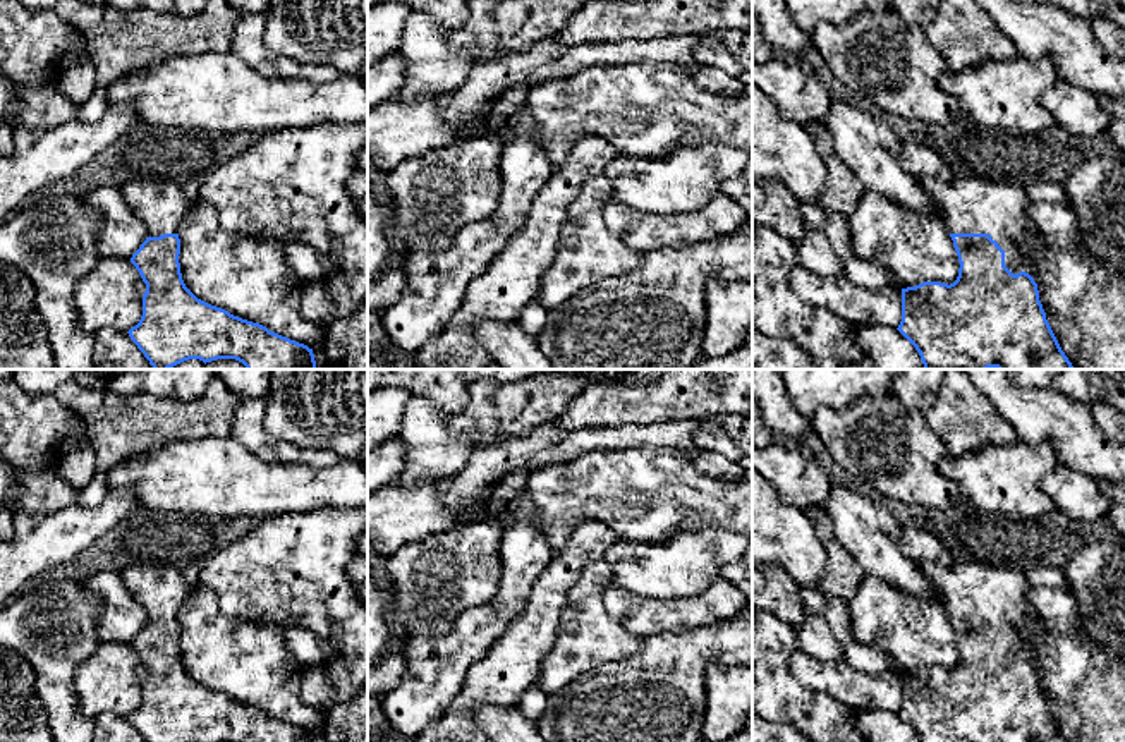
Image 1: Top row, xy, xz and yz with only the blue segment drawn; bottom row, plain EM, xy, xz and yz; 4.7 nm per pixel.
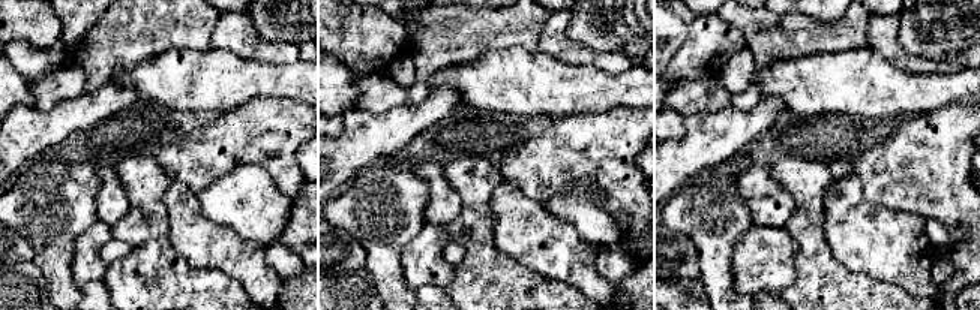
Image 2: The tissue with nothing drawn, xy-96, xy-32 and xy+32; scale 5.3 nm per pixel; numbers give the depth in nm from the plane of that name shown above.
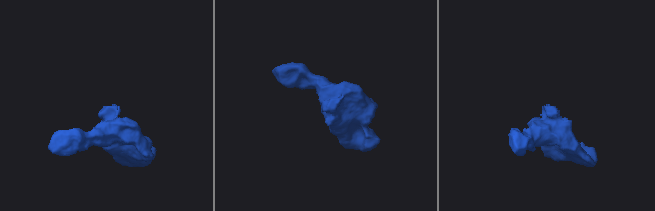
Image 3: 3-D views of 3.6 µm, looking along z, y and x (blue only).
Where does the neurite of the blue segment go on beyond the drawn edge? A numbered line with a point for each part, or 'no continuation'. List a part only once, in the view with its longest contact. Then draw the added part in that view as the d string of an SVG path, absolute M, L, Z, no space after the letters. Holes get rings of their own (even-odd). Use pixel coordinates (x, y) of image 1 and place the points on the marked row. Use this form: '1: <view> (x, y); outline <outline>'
1: yz (969, 205); outline M982 177L924 179L919 186L938 206L948 234L989 234L1005 251L1005 266L1013 275L1027 273L1025 247L1046 254L1046 242L1027 218L1025 187Z

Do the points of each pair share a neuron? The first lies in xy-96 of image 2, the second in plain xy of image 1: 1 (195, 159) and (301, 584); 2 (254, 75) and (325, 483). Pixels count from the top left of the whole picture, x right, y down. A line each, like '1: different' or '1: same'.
1: same
2: same

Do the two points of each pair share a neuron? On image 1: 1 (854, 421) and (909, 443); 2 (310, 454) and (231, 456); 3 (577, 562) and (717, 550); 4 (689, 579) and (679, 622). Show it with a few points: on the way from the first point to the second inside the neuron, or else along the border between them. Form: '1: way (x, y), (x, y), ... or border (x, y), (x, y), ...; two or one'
1: way (868, 435), (883, 443), (895, 443); one
2: border (231, 435), (267, 461), (296, 464); two
3: border (619, 540), (603, 559); two
4: border (718, 577), (691, 596), (674, 600), (643, 598); two

